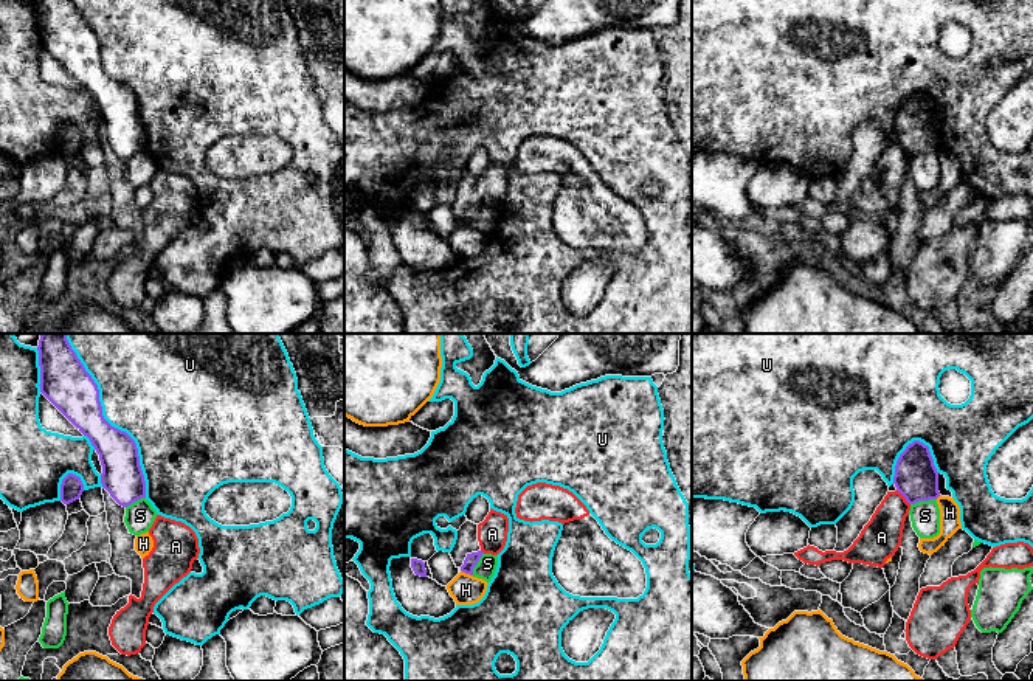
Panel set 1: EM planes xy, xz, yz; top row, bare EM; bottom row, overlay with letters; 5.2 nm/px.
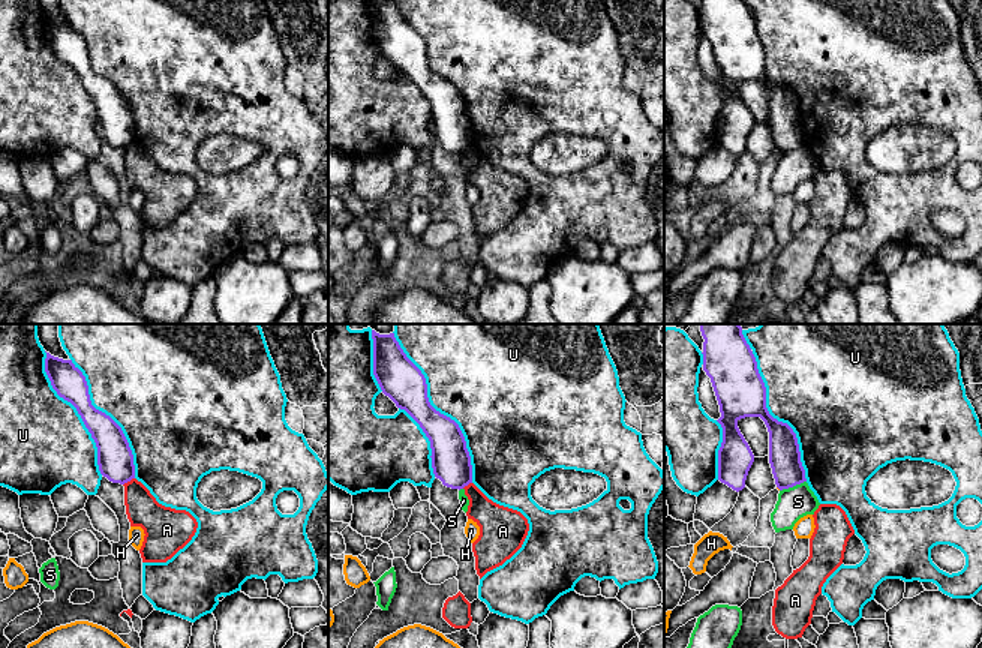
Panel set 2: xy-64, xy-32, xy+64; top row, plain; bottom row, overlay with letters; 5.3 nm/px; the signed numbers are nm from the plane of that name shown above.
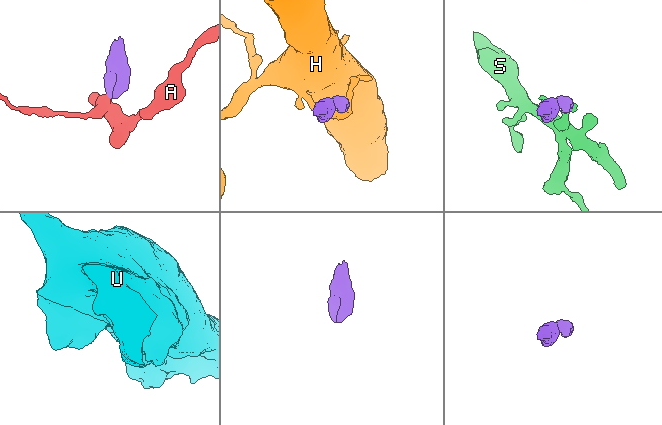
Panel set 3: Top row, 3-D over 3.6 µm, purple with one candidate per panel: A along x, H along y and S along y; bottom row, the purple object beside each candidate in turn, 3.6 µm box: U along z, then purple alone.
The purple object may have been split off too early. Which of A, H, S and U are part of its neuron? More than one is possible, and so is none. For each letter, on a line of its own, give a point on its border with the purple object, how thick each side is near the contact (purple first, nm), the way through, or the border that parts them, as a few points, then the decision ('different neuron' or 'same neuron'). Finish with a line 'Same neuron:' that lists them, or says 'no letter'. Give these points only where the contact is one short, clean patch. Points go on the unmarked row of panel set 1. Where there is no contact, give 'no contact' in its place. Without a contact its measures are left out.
A: yz (903, 148) | 220/200 nm | along yz (897, 141), (909, 157) | different neuron
H: xz (467, 225) | 70/160 nm | along xz (461, 222), (472, 228) | different neuron
S: yz (923, 152) | 220/160 nm | along yz (936, 151), (911, 157) | different neuron
U: xy (110, 78) | 240/460 nm | different neuron
Same neuron: no letter

